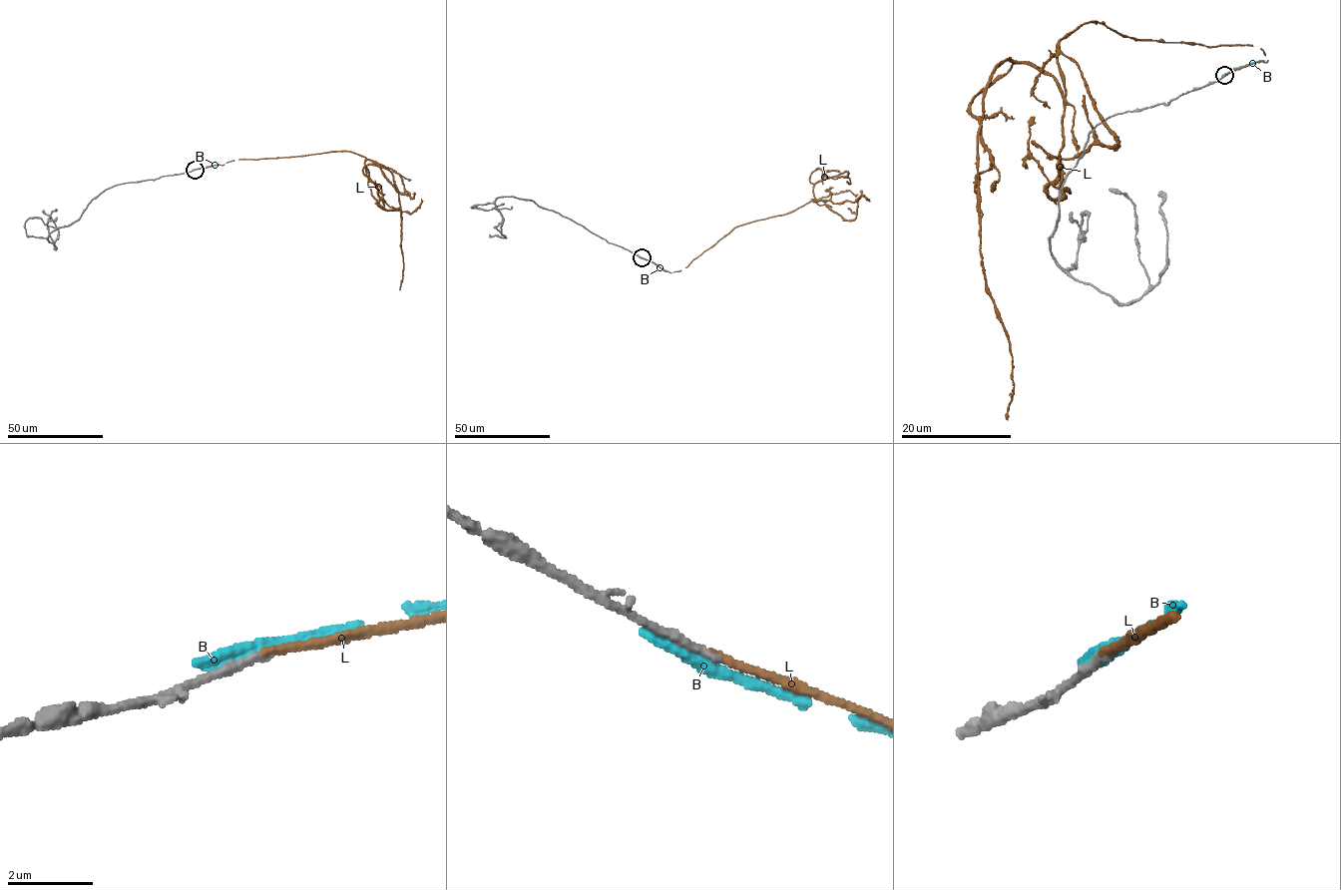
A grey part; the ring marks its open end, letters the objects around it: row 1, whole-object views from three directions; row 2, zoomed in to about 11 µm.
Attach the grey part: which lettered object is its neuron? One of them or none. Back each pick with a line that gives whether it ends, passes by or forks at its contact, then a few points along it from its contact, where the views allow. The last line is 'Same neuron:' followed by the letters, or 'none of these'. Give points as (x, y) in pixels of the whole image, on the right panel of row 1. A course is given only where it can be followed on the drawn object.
L: it ends there; it runs (1224, 75), (1265, 55), (1090, 22), (1059, 42), (1063, 96), (1034, 67), (994, 71), (979, 237), (1007, 420)
Same neuron: L

